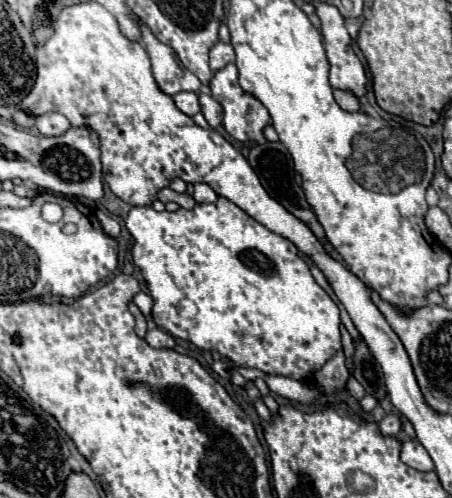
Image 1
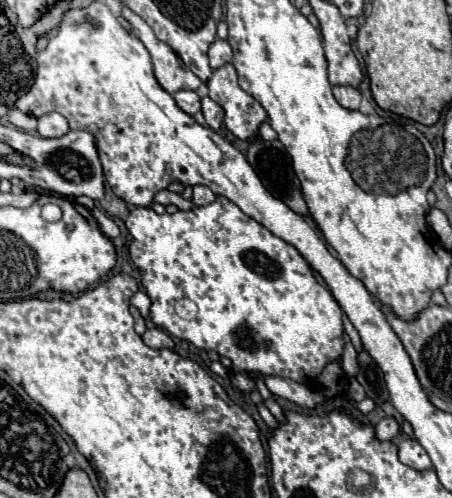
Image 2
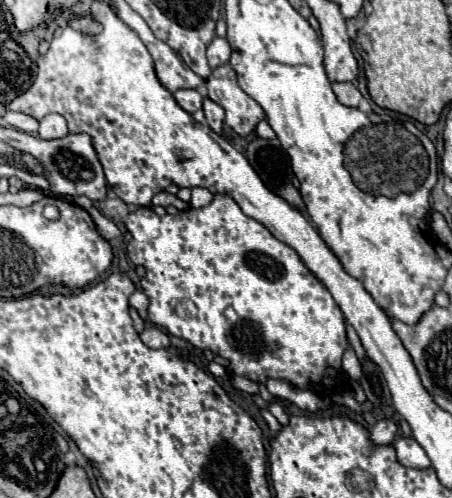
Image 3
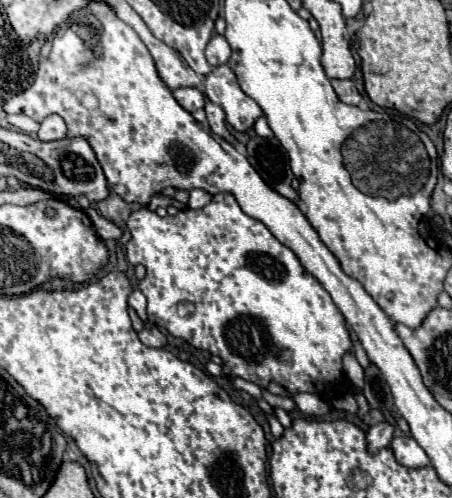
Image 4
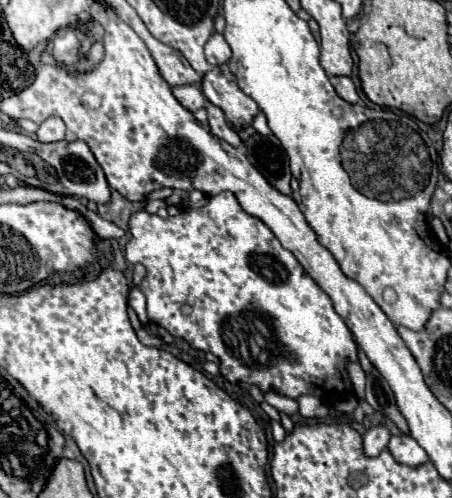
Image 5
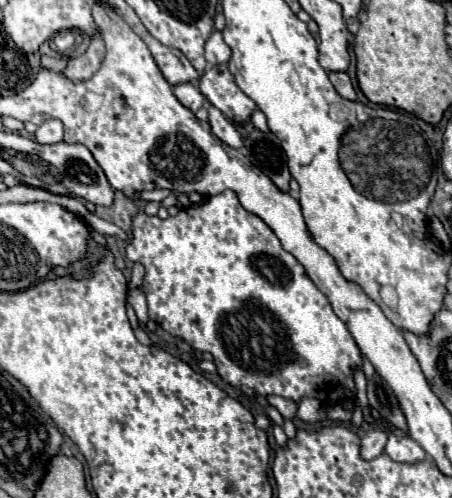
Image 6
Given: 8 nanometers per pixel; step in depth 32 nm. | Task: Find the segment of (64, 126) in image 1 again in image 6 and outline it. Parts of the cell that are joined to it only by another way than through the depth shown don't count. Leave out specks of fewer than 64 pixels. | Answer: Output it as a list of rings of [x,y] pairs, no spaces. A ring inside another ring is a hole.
[[[46,120],[38,130],[36,130],[36,142],[38,144],[58,144],[62,142],[62,124],[60,120]]]

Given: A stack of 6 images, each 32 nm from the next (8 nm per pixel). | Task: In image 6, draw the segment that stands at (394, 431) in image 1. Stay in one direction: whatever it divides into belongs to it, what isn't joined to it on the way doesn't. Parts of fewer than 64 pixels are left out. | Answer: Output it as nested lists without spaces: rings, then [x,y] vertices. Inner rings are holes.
[[[372,430],[372,432],[368,432],[362,438],[362,444],[360,444],[360,456],[364,460],[374,460],[376,456],[380,456],[382,450],[384,450],[384,444],[386,444],[386,436],[388,436],[386,430]]]

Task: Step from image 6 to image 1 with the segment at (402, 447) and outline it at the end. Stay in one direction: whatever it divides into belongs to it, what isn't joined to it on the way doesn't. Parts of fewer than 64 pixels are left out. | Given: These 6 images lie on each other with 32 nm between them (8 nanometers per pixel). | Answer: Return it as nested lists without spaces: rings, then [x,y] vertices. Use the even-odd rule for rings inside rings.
[[[402,440],[402,450],[400,450],[400,460],[408,464],[414,470],[428,472],[434,470],[432,458],[428,456],[426,448],[418,440]]]

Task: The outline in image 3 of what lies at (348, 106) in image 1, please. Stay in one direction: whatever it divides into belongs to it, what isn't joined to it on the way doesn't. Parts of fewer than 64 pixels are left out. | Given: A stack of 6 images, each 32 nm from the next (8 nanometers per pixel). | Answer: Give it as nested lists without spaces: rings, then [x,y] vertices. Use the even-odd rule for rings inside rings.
[[[332,82],[332,90],[336,94],[336,98],[346,104],[346,106],[358,106],[360,100],[362,100],[362,94],[358,92],[358,88],[354,84],[348,84],[348,82]]]

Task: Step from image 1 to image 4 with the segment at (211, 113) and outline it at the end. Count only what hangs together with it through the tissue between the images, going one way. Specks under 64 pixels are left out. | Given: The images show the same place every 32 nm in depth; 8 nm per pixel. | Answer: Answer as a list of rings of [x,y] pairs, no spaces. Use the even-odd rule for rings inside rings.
[[[206,100],[206,106],[204,106],[204,110],[206,110],[206,116],[208,116],[210,130],[212,130],[216,136],[220,136],[220,138],[228,140],[230,144],[238,144],[236,136],[234,136],[234,134],[228,130],[228,124],[226,124],[224,110],[222,110],[220,106],[216,106],[216,104],[212,104],[210,100]]]

